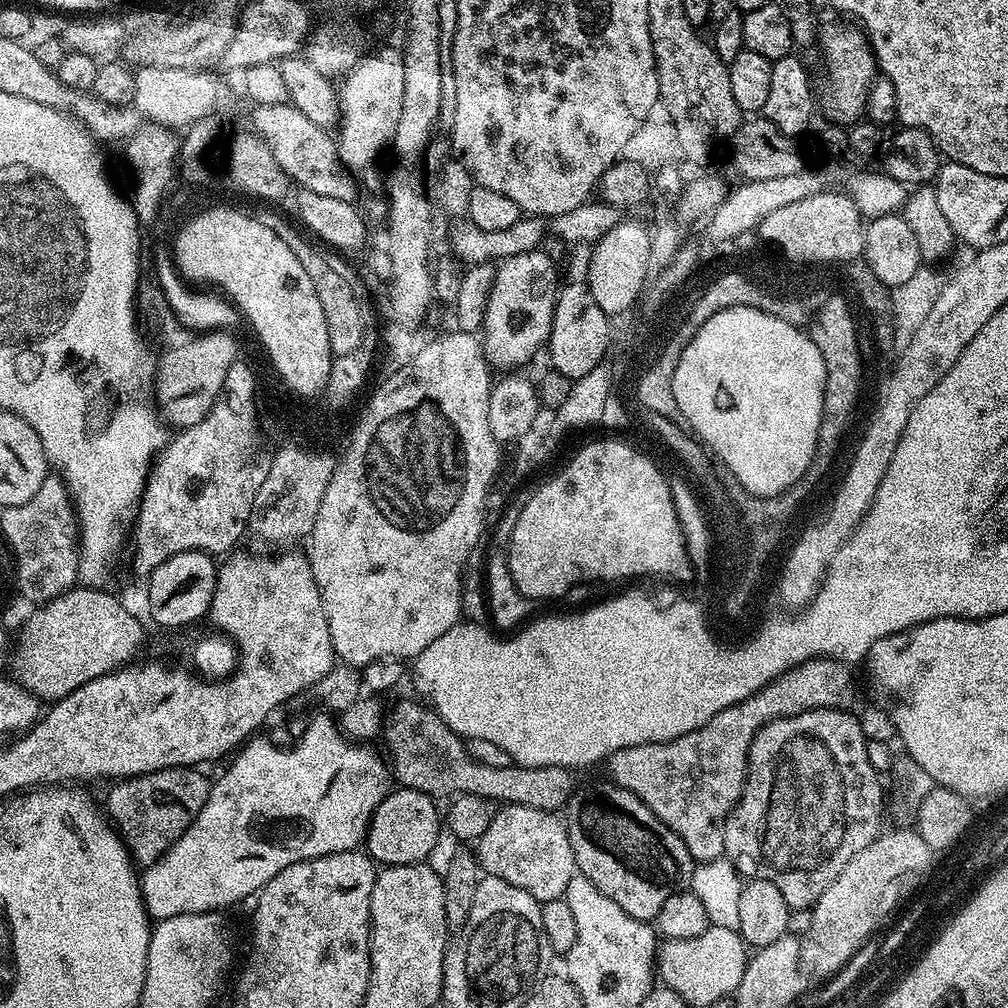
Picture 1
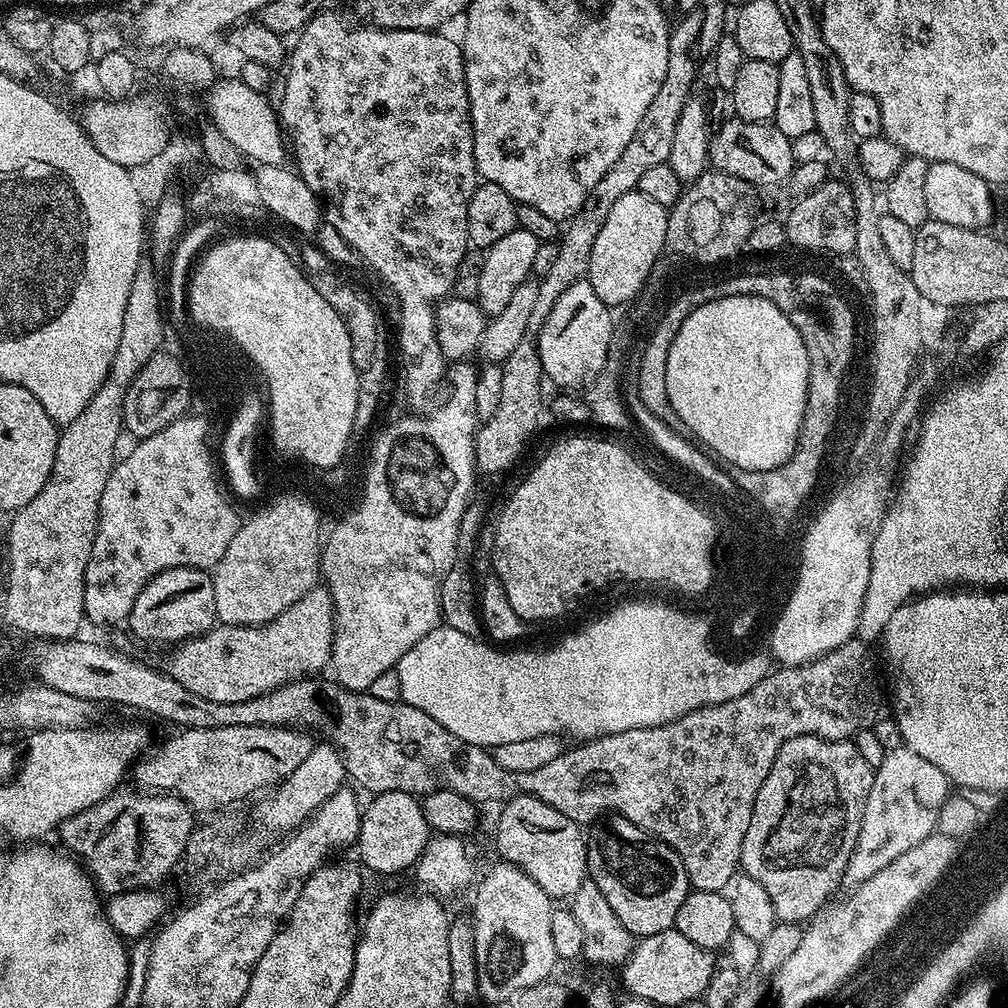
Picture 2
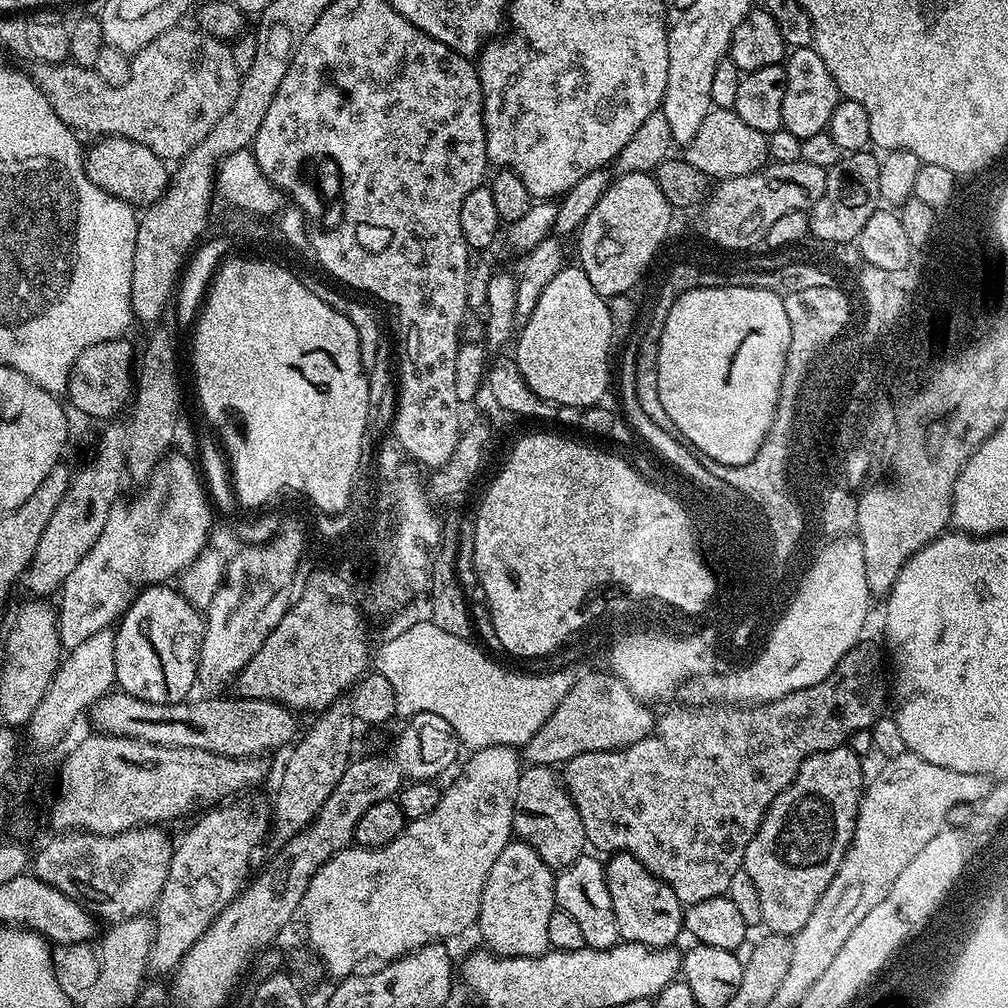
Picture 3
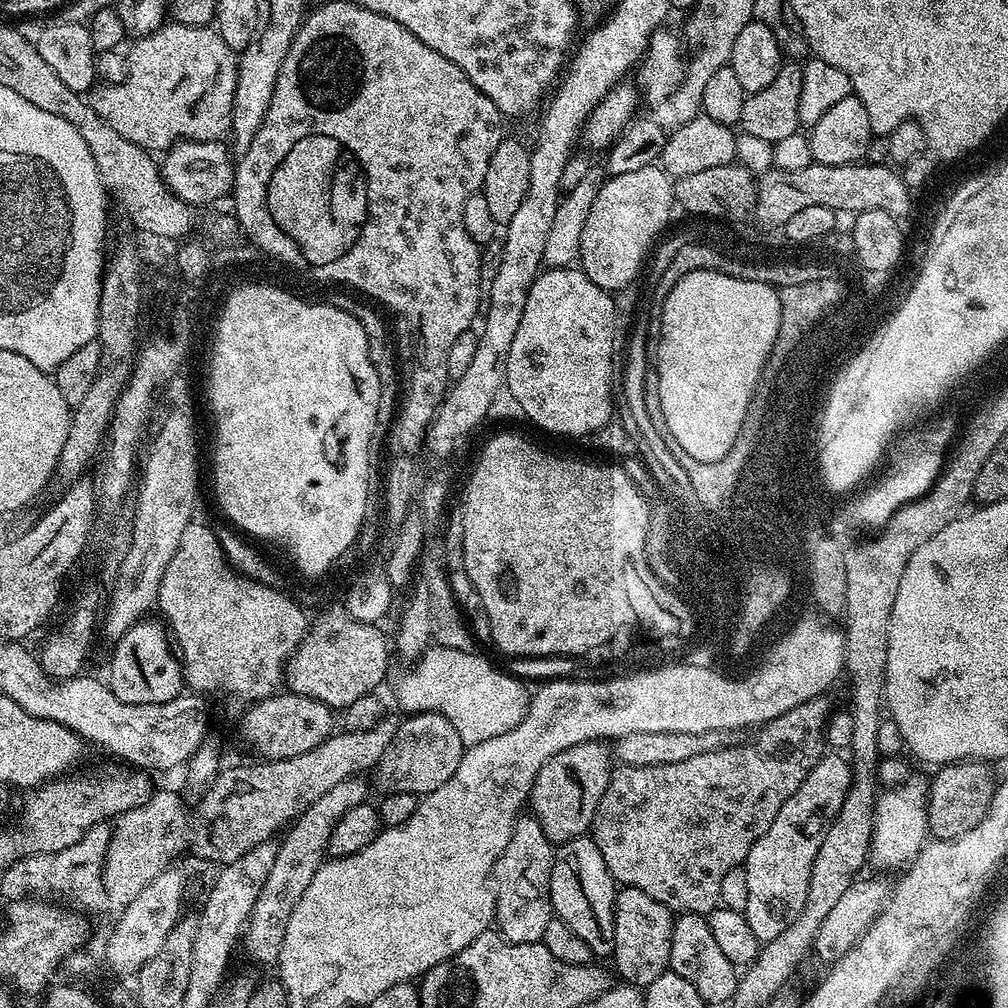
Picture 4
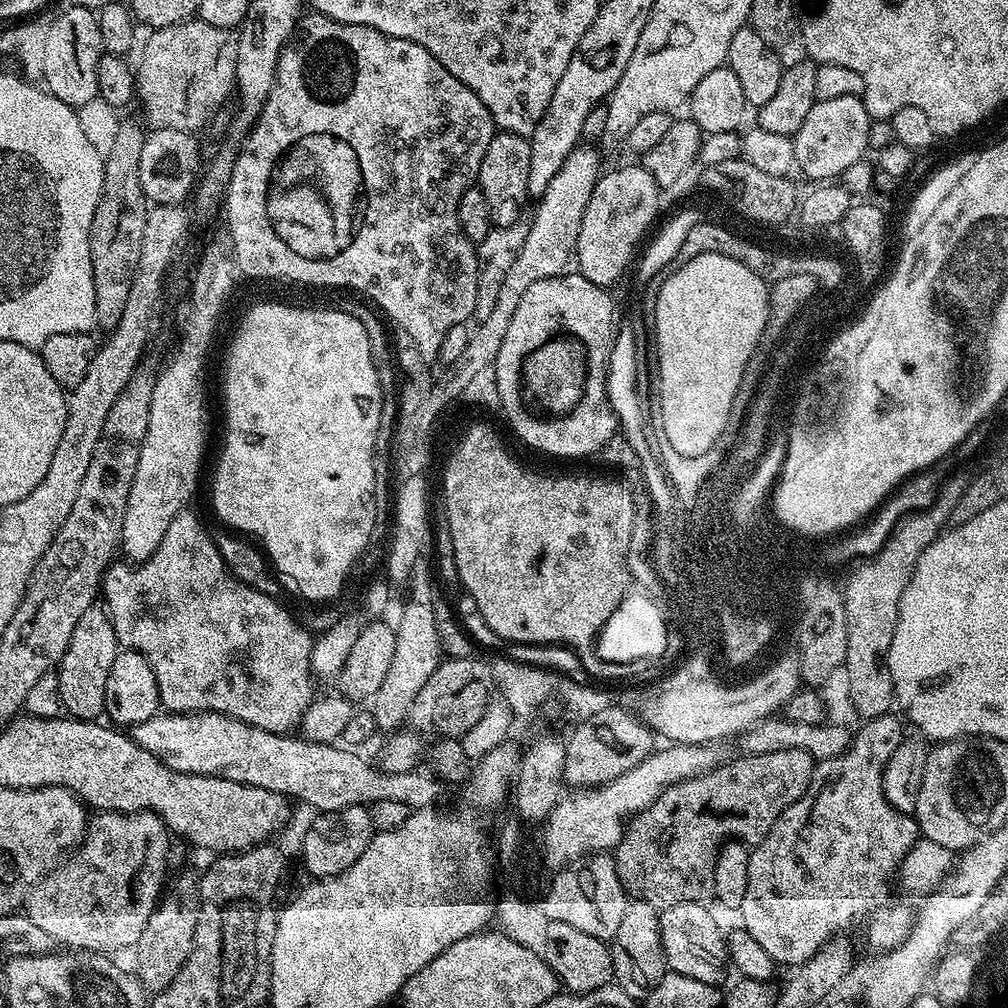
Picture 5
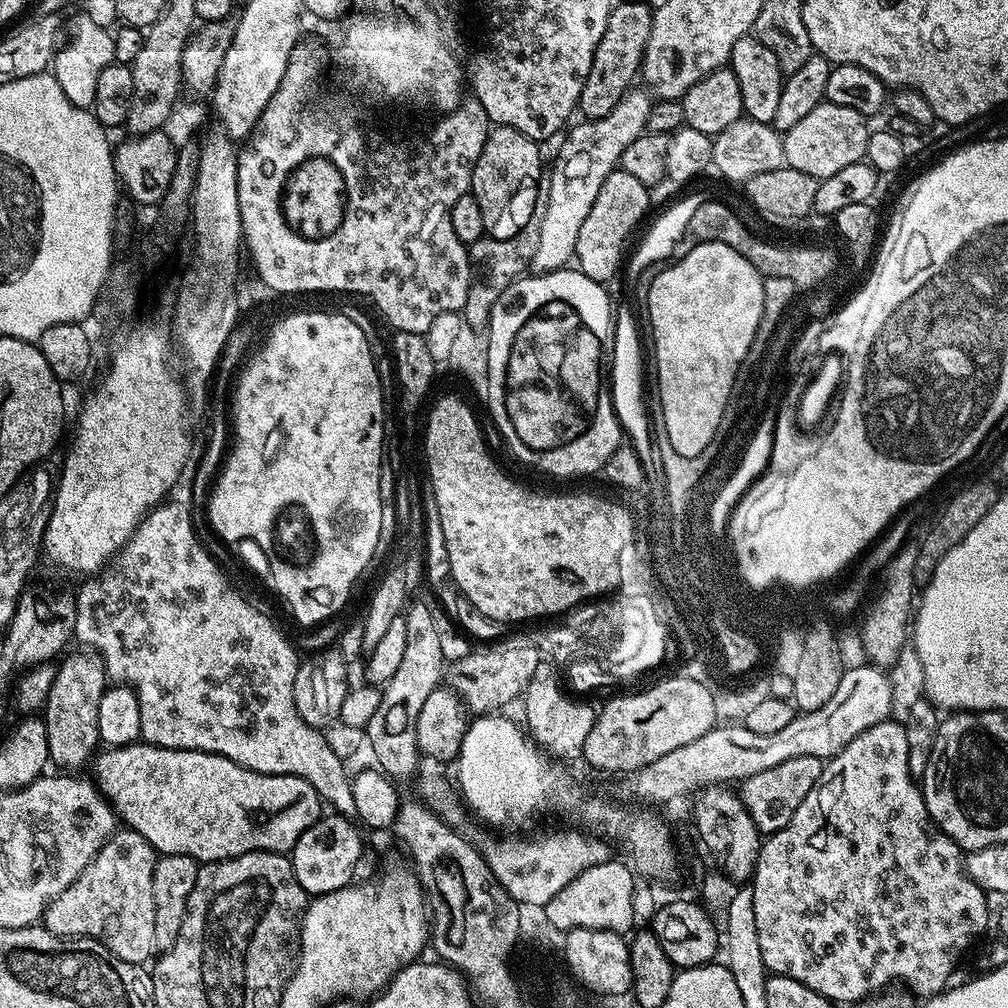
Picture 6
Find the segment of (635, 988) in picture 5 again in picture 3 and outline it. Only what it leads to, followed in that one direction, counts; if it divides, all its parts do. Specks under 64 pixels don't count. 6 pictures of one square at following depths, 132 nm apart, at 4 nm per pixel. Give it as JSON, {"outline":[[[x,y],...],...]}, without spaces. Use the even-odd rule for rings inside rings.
{"outline":[[[618,852],[607,857],[604,864],[606,890],[610,890],[610,902],[618,926],[620,940],[629,944],[641,944],[647,948],[670,948],[684,932],[684,909],[678,894],[663,884],[638,858],[628,852]]]}

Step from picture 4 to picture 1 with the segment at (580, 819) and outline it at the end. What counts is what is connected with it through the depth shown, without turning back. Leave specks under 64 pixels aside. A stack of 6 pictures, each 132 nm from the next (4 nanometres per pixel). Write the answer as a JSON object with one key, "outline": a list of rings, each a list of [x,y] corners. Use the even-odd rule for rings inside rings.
{"outline":[[[503,805],[494,814],[494,822],[486,826],[486,834],[480,836],[478,847],[480,847],[478,863],[487,875],[502,878],[502,882],[510,882],[510,886],[518,886],[518,890],[526,890],[535,900],[541,902],[561,899],[566,886],[570,886],[570,878],[578,875],[574,850],[570,850],[570,838],[565,821],[559,815],[534,810],[530,806]]]}

